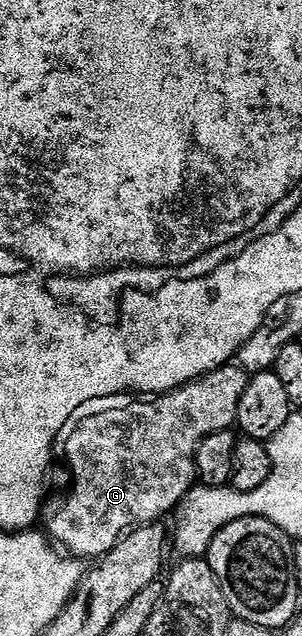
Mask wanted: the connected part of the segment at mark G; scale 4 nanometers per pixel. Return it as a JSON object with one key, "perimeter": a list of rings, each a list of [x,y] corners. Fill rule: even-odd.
{"perimeter":[[[229,363],[203,377],[188,381],[168,393],[151,399],[132,399],[129,405],[108,409],[88,417],[63,442],[72,472],[72,490],[48,521],[46,533],[61,550],[77,559],[99,559],[109,553],[120,538],[141,525],[154,525],[180,508],[180,502],[197,484],[196,452],[204,439],[218,431],[232,429],[250,375],[239,364]]]}

